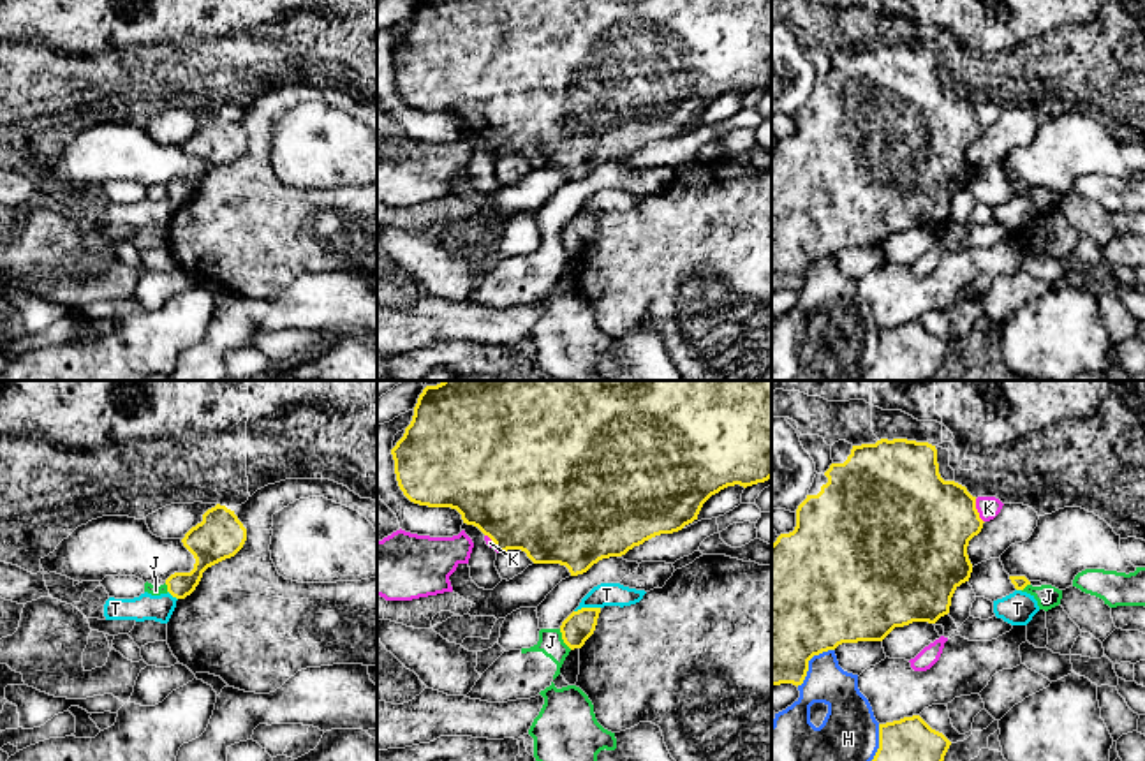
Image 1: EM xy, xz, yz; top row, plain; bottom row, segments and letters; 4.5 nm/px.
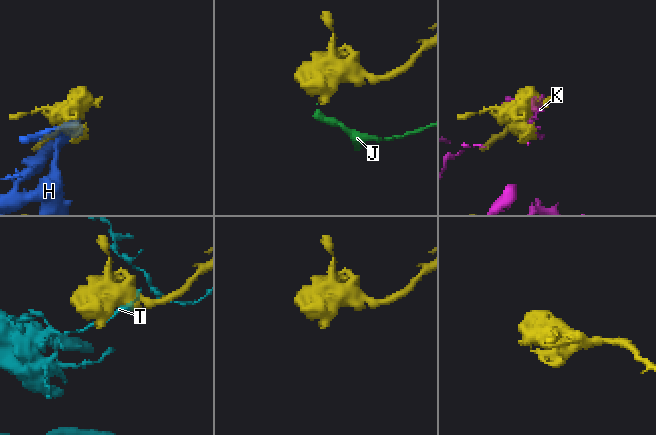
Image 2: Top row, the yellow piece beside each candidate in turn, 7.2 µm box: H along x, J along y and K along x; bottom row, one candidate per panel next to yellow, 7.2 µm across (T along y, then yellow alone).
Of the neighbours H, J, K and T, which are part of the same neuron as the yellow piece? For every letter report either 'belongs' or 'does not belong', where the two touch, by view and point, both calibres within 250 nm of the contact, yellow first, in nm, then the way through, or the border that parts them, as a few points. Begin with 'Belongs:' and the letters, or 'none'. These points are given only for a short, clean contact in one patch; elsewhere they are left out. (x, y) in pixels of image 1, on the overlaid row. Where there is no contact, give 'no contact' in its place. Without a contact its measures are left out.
Belongs: none
H: does not belong; meets yellow in yz at (807, 663); 500 nm thick on the yellow side, 190 nm on the other
J: does not belong; meets yellow in xz at (564, 640); 140 nm thick on the yellow side, 110 nm on the other; border along xz (559, 629), (571, 649)
K: does not belong; meets yellow in yz at (976, 511); 440 nm thick on the yellow side, 100 nm on the other
T: does not belong; meets yellow in xz at (587, 608); 140 nm thick on the yellow side, 110 nm on the other

